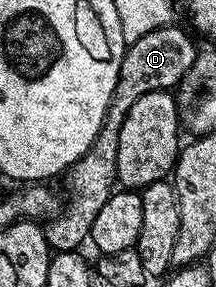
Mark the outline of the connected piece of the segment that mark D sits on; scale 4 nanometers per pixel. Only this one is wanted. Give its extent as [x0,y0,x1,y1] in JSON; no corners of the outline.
[43,24,197,252]

